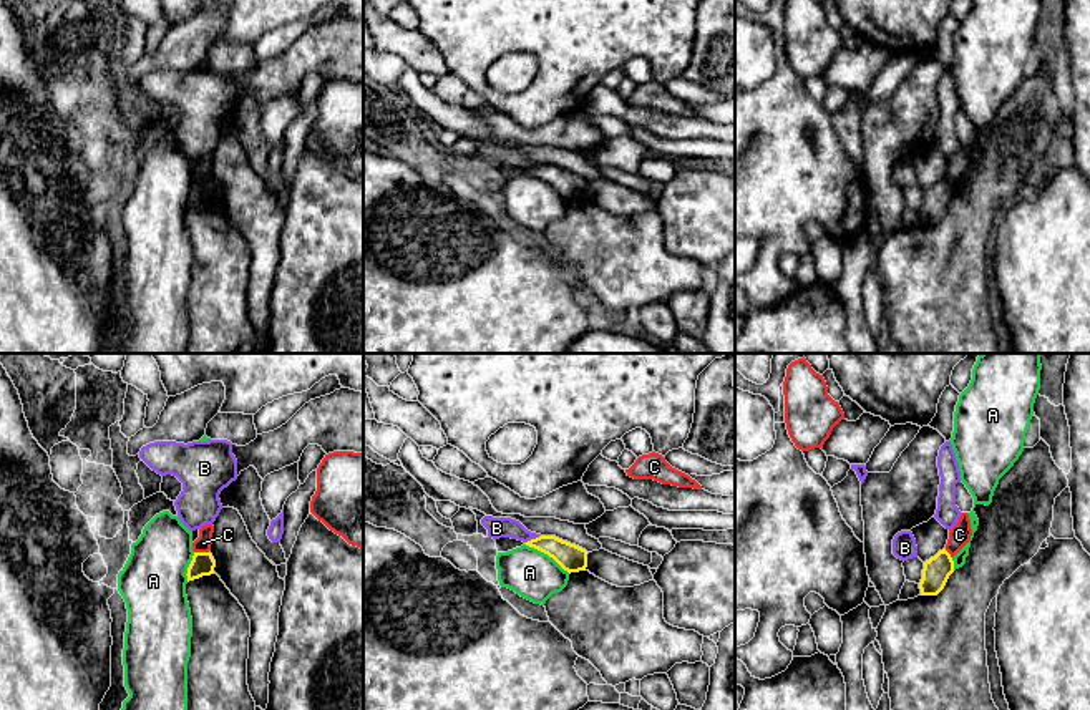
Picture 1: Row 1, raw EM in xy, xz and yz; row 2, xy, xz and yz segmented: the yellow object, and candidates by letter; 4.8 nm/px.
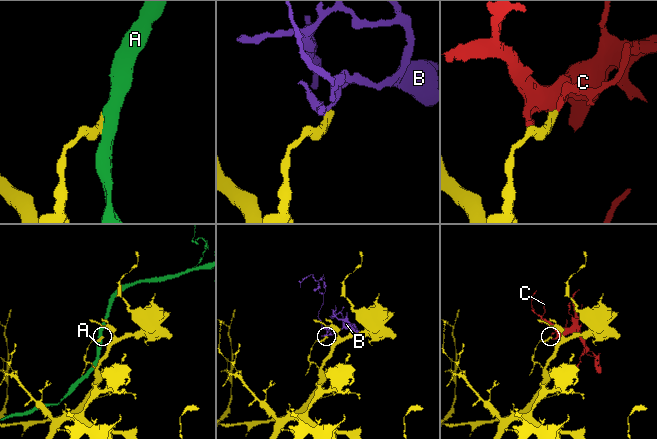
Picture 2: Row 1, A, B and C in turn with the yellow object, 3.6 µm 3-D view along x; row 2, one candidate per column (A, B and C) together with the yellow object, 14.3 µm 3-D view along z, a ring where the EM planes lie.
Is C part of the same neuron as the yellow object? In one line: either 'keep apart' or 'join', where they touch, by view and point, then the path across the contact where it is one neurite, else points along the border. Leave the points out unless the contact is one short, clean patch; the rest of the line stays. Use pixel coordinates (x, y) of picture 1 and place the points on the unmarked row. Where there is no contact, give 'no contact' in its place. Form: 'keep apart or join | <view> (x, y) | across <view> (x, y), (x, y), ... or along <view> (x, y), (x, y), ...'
keep apart | xy (201, 181) | along xy (194, 179), (208, 181)

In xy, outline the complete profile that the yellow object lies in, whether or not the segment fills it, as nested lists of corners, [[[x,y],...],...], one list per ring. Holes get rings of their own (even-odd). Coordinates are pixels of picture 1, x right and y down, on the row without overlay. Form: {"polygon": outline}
{"polygon": [[[194,181],[192,189],[187,196],[187,211],[202,204],[214,202],[216,189],[211,181]]]}

